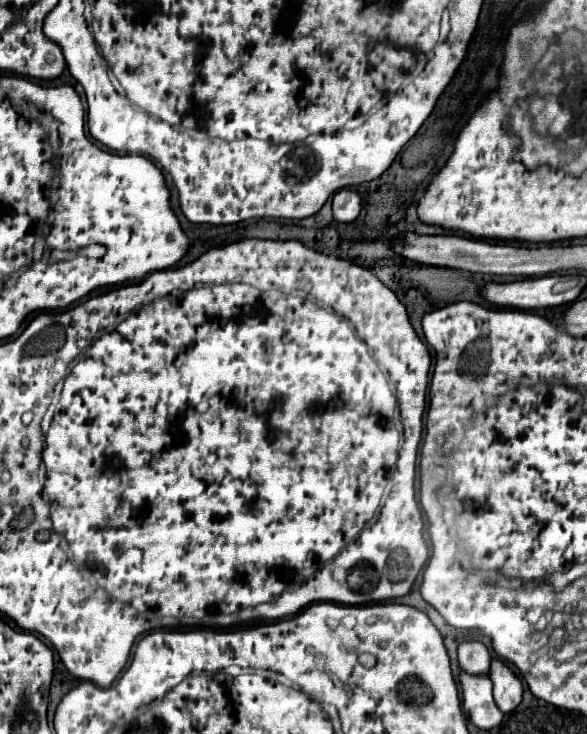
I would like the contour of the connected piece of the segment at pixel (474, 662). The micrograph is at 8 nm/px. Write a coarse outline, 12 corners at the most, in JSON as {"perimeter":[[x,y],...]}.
{"perimeter":[[479,640],[459,644],[459,664],[487,674],[491,654]]}

